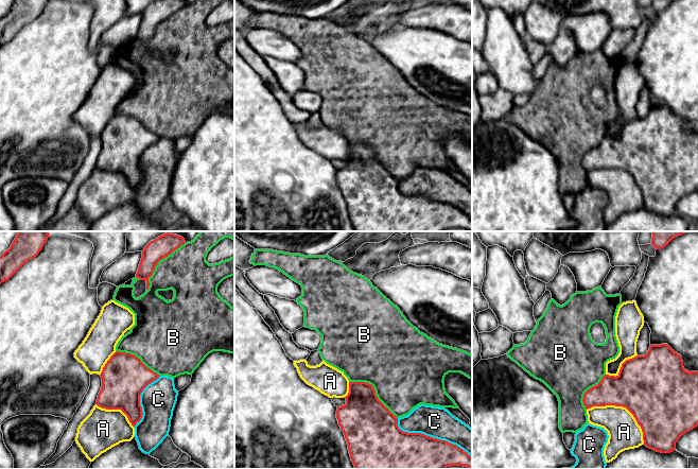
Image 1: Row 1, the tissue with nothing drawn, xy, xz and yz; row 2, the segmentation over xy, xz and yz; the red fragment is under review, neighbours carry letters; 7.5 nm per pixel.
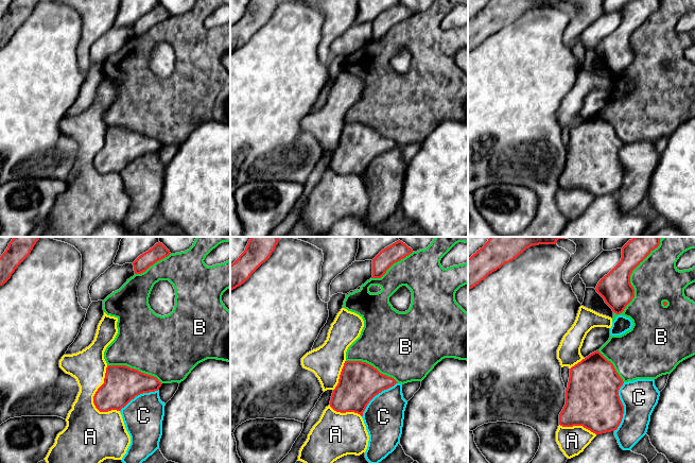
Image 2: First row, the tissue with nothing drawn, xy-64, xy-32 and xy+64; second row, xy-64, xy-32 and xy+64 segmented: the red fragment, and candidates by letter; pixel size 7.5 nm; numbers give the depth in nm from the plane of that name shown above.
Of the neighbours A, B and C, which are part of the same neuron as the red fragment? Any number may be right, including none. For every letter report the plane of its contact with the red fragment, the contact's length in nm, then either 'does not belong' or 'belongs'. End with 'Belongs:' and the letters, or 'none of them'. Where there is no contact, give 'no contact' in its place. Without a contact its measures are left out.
A: yz | 500 nm | belongs
B: xz | 460 nm | does not belong
C: xz | 650 nm | does not belong
Belongs: A

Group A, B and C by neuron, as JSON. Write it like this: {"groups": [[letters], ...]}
{"groups": [["A"], ["B"], ["C"]]}

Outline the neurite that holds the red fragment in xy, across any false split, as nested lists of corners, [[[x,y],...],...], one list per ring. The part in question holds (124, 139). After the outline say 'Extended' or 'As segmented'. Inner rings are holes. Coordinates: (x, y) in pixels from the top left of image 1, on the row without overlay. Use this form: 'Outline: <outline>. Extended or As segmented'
Outline: [[[110,63],[102,69],[87,99],[74,115],[74,120],[90,137],[98,136],[102,140],[97,166],[78,188],[75,199],[76,206],[90,224],[120,205],[134,201],[135,188],[143,177],[140,157],[149,146],[160,139],[136,118],[116,112],[118,104],[134,87],[135,76],[128,70]]]. Extended

